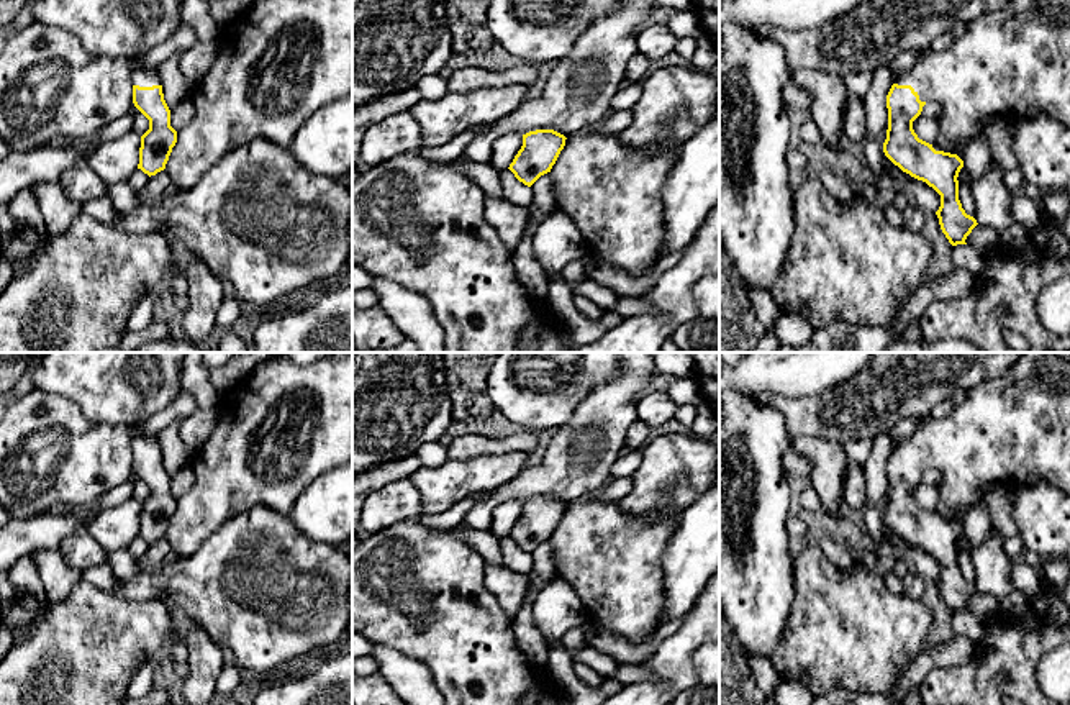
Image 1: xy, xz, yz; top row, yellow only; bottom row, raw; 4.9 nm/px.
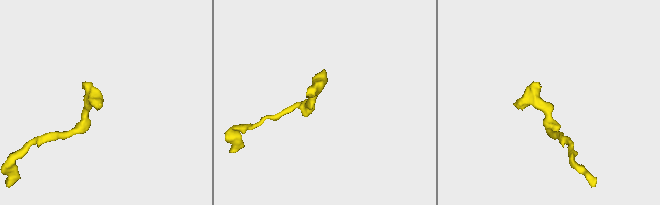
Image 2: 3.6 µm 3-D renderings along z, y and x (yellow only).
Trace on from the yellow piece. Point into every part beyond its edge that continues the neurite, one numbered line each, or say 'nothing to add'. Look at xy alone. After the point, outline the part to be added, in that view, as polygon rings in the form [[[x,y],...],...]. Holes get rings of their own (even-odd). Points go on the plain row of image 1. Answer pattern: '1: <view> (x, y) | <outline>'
1: xy (115, 528) | [[[126,500],[100,515],[87,525],[88,534],[107,551],[128,549],[139,531],[141,503]]]

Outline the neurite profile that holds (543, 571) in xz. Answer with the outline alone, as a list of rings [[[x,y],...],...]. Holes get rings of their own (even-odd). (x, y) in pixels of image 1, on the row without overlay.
[[[551,539],[541,543],[531,553],[531,556],[533,556],[533,571],[528,575],[529,577],[528,592],[531,590],[533,585],[539,585],[542,589],[557,575],[554,559],[552,559]]]

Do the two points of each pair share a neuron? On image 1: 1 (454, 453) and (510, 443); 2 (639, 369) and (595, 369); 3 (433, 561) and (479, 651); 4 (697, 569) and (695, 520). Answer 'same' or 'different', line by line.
1: same
2: different
3: same
4: same

